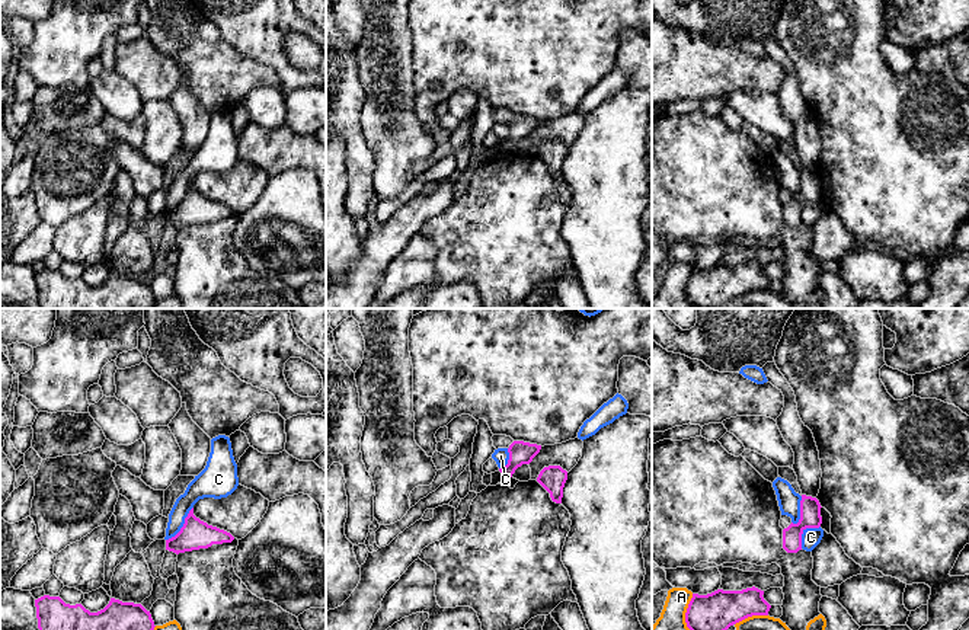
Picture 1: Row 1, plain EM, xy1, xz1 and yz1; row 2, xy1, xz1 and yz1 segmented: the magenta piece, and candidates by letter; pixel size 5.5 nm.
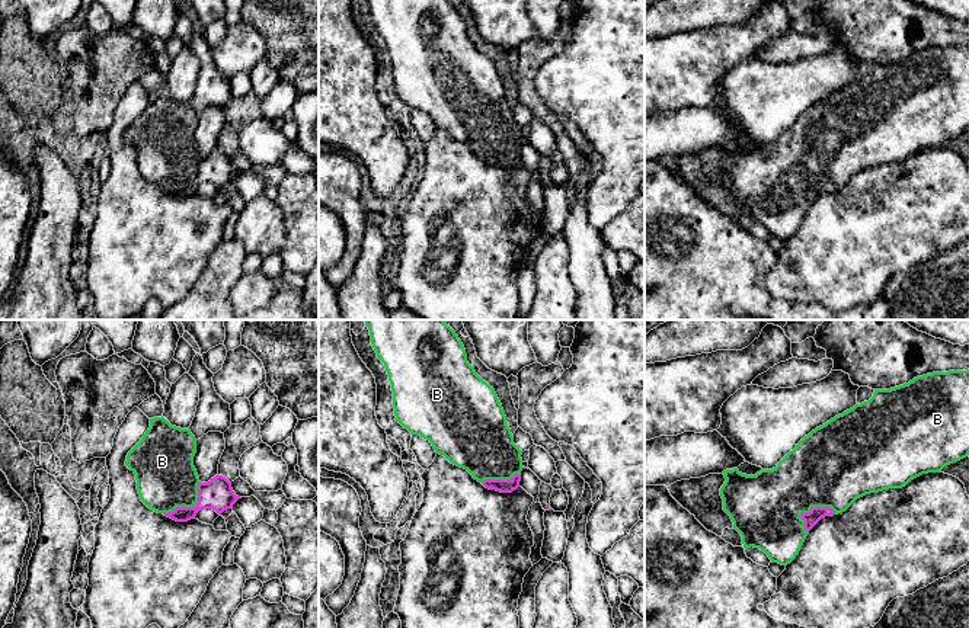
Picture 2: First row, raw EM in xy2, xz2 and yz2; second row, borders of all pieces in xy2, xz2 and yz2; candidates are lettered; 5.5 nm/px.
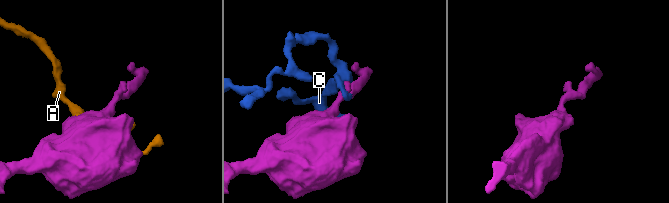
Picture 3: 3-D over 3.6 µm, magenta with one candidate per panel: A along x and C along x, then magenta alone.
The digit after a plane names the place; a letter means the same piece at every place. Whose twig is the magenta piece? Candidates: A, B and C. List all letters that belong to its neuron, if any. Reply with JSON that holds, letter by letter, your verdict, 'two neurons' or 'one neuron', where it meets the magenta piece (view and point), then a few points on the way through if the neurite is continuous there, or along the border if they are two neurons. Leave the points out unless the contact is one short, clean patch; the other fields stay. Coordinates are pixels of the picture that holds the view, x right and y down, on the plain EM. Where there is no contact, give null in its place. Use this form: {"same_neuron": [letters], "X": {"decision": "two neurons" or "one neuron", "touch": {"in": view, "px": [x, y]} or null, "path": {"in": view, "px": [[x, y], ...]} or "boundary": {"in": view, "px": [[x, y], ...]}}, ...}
{"same_neuron": ["B"], "A": {"decision": "two neurons", "touch": {"in": "yz1", "px": [686, 288]}}, "B": {"decision": "one neuron", "touch": {"in": "xy2", "px": [191, 182]}}, "C": {"decision": "two neurons", "touch": {"in": "xy1", "px": [184, 200]}, "boundary": {"in": "xy1", "px": [[192, 181], [184, 200], [166, 214]]}}}

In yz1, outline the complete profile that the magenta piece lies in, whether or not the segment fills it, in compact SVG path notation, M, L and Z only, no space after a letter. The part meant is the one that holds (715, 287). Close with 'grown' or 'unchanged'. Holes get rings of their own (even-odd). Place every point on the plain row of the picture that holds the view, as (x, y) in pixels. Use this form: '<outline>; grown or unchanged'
M752 260L742 265L717 263L707 269L693 268L685 287L687 301L694 308L717 308L726 306L730 300L752 291L768 290L771 279L764 274L764 265Z; unchanged

